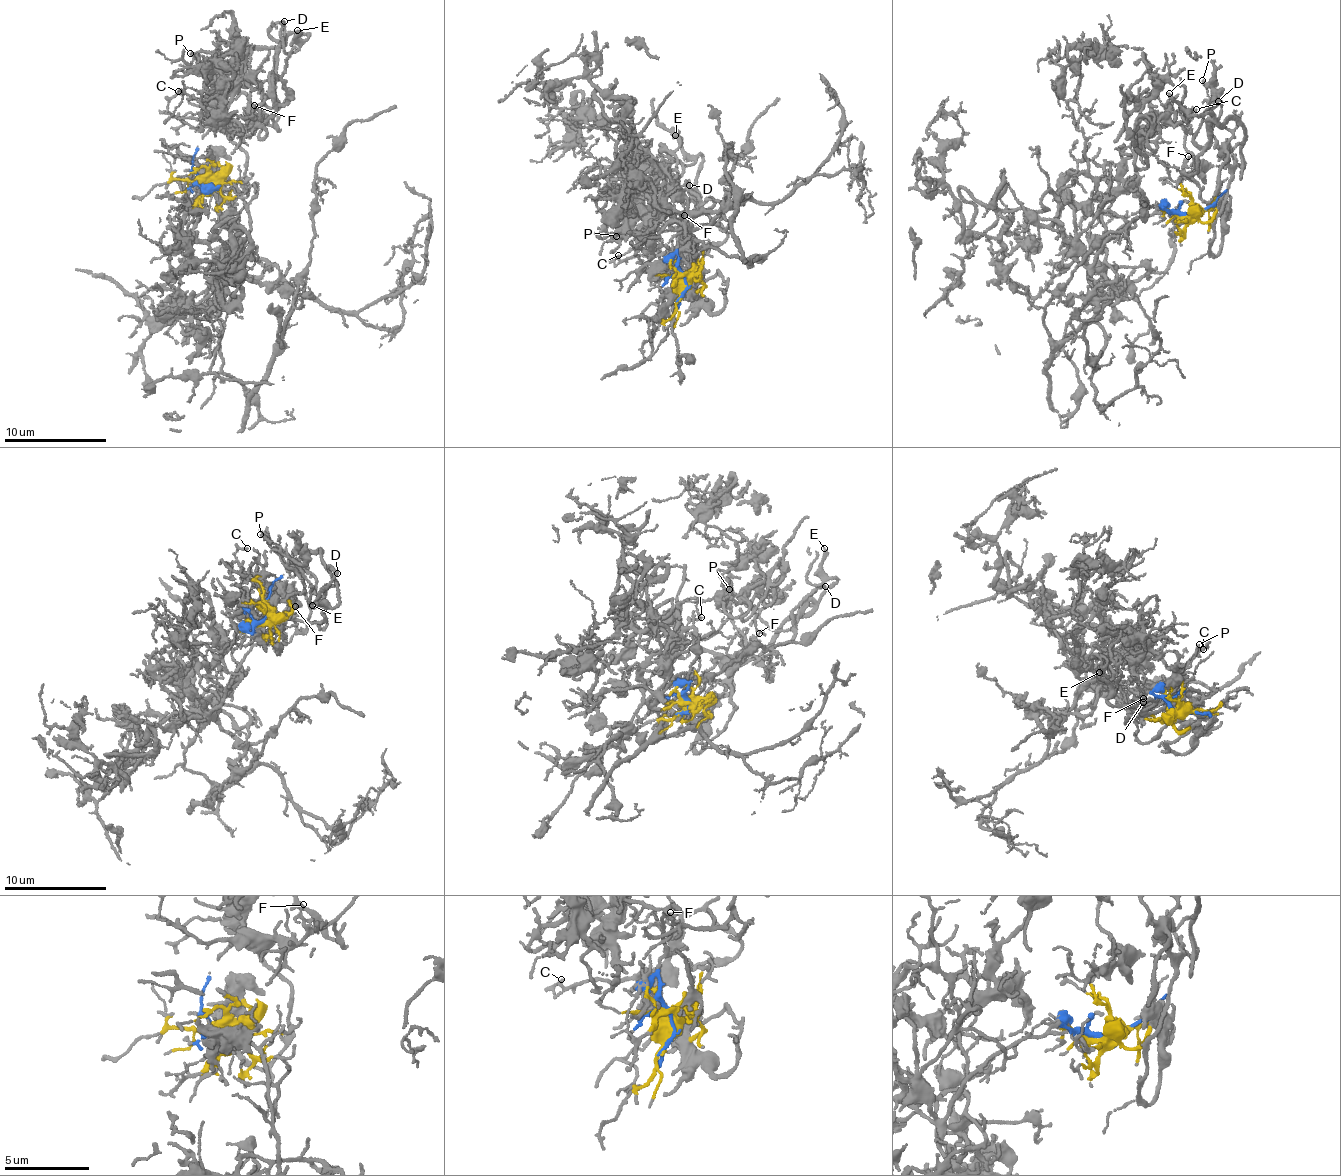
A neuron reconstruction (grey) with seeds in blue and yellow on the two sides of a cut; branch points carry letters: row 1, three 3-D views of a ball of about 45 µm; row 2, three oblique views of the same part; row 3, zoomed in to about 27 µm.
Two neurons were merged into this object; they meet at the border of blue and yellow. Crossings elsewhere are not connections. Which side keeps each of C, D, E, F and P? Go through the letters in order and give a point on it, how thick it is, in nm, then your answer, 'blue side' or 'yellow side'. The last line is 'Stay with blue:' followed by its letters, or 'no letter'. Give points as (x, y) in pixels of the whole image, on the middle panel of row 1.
C: at (618, 255); 160 nm thick; yellow side
D: at (689, 185); 190 nm thick; yellow side
E: at (675, 135); 240 nm thick; yellow side
F: at (684, 215); 150 nm thick; yellow side
P: at (616, 236); 150 nm thick; yellow side
Stay with blue: no letter

